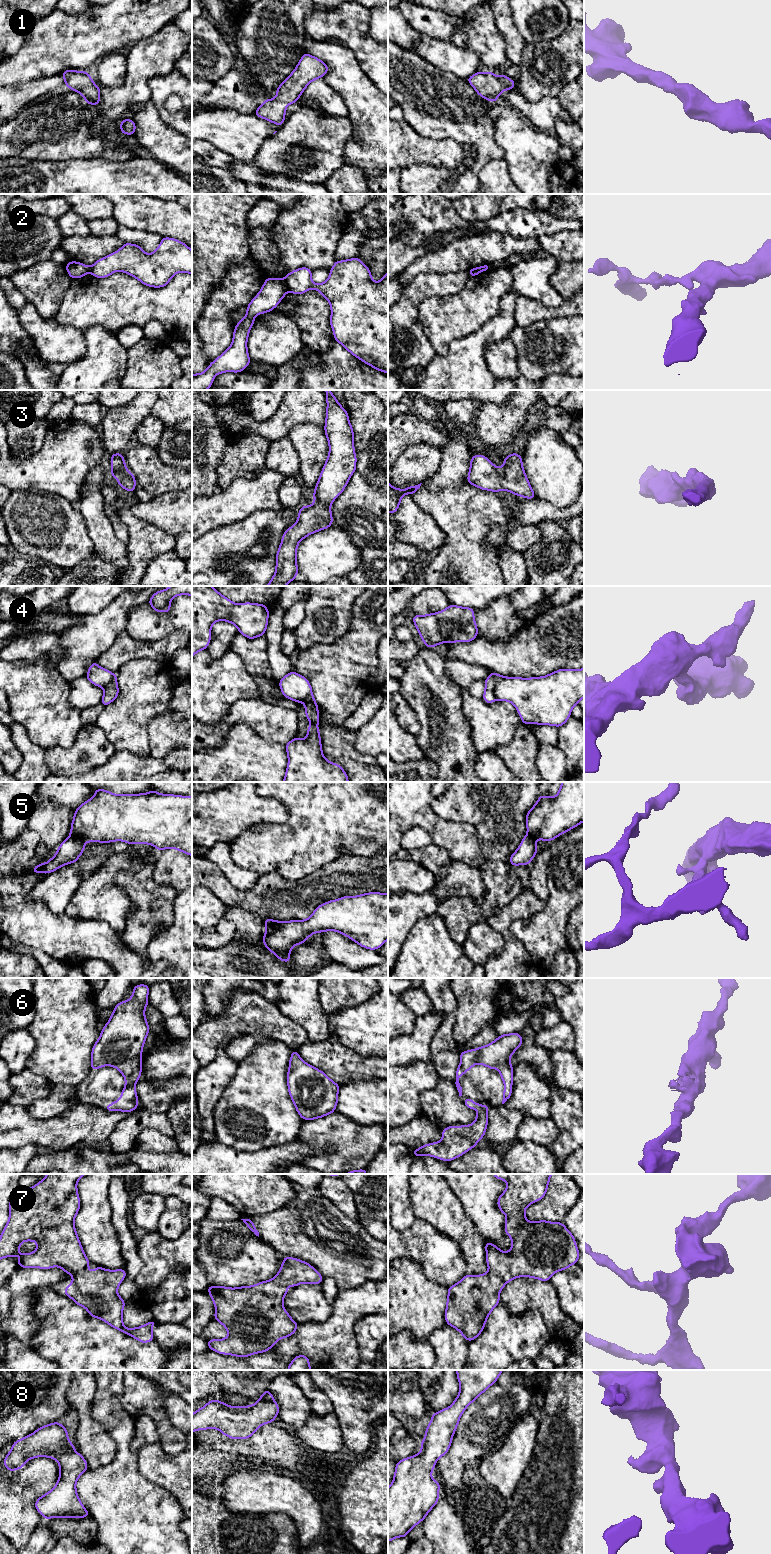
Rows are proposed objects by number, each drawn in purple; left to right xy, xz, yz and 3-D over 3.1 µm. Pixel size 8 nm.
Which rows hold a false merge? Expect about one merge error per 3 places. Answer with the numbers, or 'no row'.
2, 4, 5

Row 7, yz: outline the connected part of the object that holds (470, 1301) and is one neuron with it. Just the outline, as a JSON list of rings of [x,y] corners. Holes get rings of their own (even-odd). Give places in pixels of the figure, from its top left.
[[[553,1174],[492,1175],[507,1182],[497,1204],[499,1210],[506,1215],[505,1233],[511,1238],[512,1245],[509,1252],[504,1252],[486,1241],[488,1272],[482,1275],[466,1274],[458,1283],[448,1287],[445,1320],[447,1325],[456,1328],[468,1342],[481,1334],[488,1316],[500,1302],[499,1293],[506,1283],[517,1277],[549,1281],[555,1272],[576,1264],[580,1257],[575,1238],[562,1222],[529,1222],[524,1214],[529,1205],[544,1198]]]

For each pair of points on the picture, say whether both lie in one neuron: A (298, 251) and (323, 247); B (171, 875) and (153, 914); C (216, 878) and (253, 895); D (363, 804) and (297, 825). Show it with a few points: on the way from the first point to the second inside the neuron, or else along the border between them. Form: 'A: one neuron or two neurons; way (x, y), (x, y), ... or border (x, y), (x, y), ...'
A: one neuron; way (304, 247), (317, 247)
B: two neurons; border (153, 865), (153, 879), (168, 884), (177, 893)
C: one neuron; way (225, 887), (233, 895), (244, 895)
D: one neuron; way (347, 804), (334, 804), (313, 825)

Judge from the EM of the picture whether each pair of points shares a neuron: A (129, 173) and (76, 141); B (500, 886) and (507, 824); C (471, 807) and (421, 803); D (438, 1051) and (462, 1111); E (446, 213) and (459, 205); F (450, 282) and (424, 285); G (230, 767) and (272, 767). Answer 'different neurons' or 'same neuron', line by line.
A: different neurons
B: different neurons
C: different neurons
D: different neurons
E: different neurons
F: same neuron
G: same neuron

